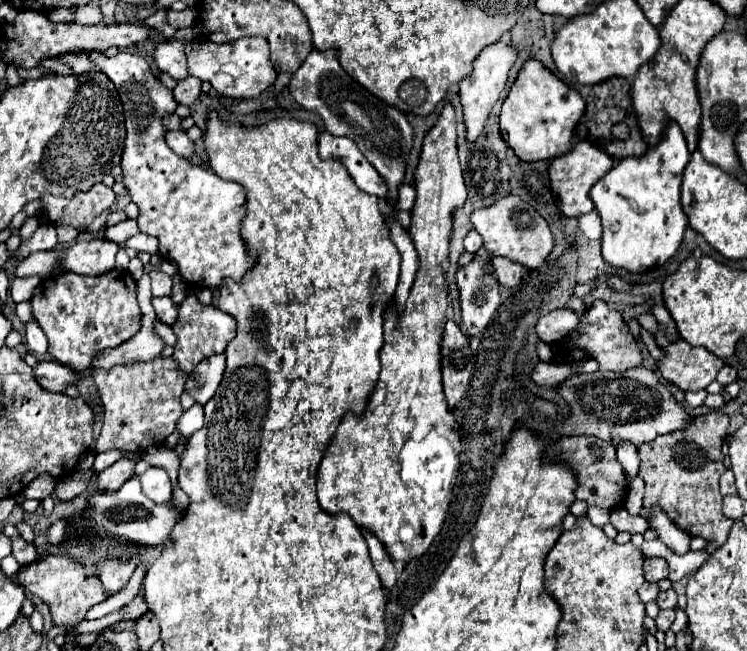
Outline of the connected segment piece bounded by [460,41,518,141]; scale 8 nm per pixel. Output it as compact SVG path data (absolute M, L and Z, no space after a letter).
M498 41L494 45L488 45L486 49L482 49L480 57L474 59L472 73L460 81L460 99L462 99L462 107L464 107L464 123L466 123L468 141L476 141L476 137L482 133L484 123L486 123L492 107L496 105L496 101L506 85L508 71L512 69L516 59L518 59L518 47L514 43Z

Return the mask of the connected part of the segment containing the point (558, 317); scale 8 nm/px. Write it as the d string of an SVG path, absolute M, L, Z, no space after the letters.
M556 309L548 315L540 317L536 323L536 333L546 343L556 343L568 333L572 333L578 327L578 315L570 309Z

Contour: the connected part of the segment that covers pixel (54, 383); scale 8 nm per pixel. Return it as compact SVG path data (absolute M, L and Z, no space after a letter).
M42 359L34 367L34 375L38 377L38 383L50 393L64 393L66 387L76 385L78 381L76 373L70 367L58 361L46 361L46 359Z

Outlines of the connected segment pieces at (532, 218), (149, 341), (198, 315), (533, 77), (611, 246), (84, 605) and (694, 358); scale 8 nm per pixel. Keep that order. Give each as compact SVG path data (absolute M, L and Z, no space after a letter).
M506 195L486 209L476 209L472 213L472 225L484 239L484 249L492 257L506 257L528 269L538 269L554 247L554 239L546 221L532 205L516 195Z
M144 275L138 283L138 305L142 309L142 329L126 343L122 343L120 347L114 349L106 349L102 353L98 353L98 357L94 357L94 369L112 369L114 365L124 365L128 361L150 361L154 357L160 355L160 351L164 349L164 343L160 341L160 337L156 337L152 333L152 325L154 325L154 309L150 305L152 293L150 293L150 277Z
M186 295L186 299L178 305L178 317L172 325L174 335L178 337L176 347L174 347L174 361L178 363L180 371L190 373L194 365L198 365L202 359L224 353L226 345L234 339L236 335L236 321L228 313L222 313L214 305L202 305L196 295Z
M526 61L514 81L500 115L500 133L522 161L550 161L572 149L574 129L584 113L584 99L538 61Z
M670 123L660 143L642 157L622 159L590 191L602 219L602 257L608 265L638 273L654 265L664 265L680 247L688 217L680 207L680 183L690 151L682 129Z
M68 553L50 555L50 559L46 561L34 561L20 567L20 571L16 573L16 581L28 593L40 597L50 607L52 623L56 627L76 627L86 619L86 613L92 605L108 599L108 593L104 591L102 583L94 575L84 575L84 567L78 561L74 561Z
M658 327L656 343L666 349L666 357L658 361L662 377L682 391L706 389L724 367L724 363L704 347L692 347L684 339L668 343Z

